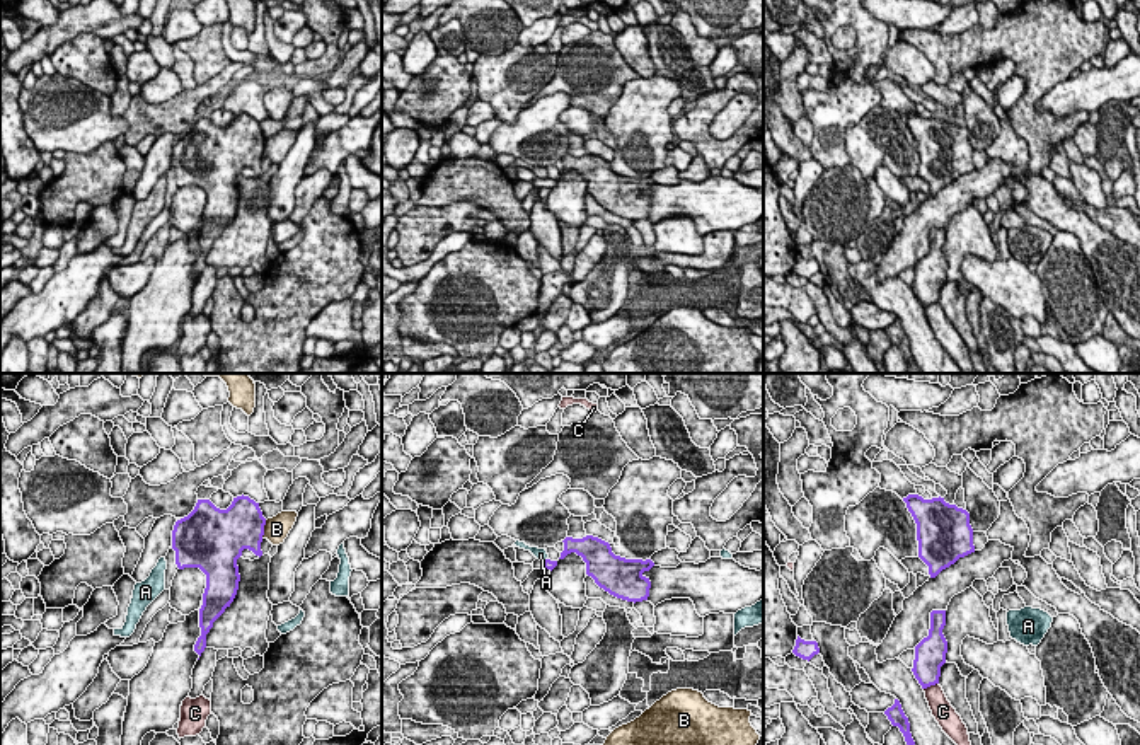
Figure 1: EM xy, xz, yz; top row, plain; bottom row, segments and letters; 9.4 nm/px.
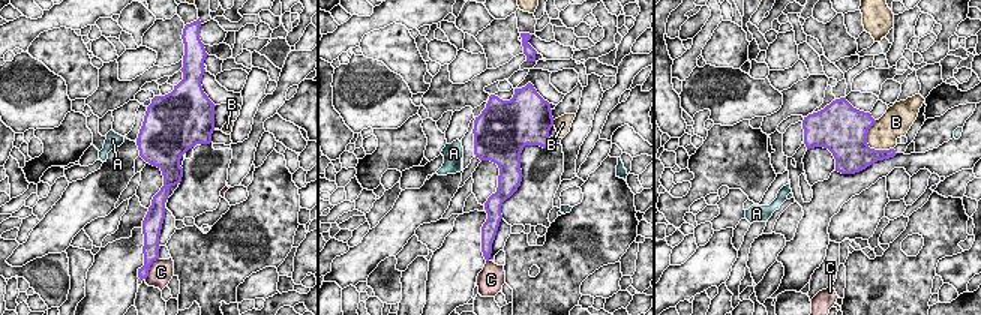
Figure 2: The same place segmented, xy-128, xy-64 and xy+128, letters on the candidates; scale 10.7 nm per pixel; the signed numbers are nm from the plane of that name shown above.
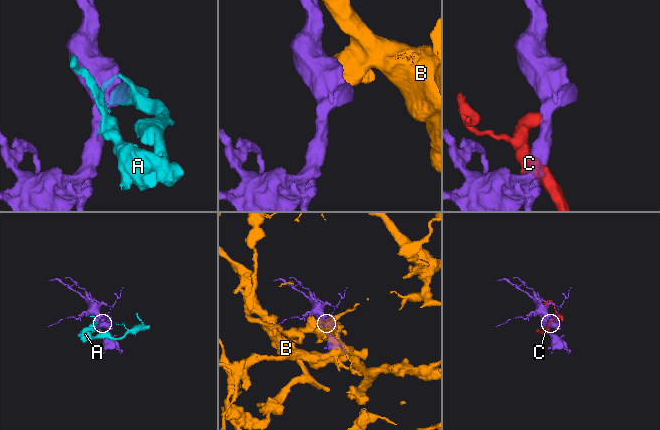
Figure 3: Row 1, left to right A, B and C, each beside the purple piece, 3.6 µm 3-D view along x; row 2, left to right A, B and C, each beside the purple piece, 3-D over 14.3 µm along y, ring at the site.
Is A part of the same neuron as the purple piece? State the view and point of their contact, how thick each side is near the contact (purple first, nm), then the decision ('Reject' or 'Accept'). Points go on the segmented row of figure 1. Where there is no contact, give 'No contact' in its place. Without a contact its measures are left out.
Touches purple at xz (546, 560). Thickness 100 nm (purple) against 100 nm. Reject

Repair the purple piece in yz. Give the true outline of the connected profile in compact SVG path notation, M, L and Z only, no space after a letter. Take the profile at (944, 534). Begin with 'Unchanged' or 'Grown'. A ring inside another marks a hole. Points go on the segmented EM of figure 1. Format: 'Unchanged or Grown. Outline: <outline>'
Unchanged. Outline: M903 498L917 523L918 557L929 566L930 578L975 552L970 513L944 498Z

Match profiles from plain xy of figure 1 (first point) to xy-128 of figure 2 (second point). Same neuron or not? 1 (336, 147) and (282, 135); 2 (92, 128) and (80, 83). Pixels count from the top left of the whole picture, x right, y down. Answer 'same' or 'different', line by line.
1: different
2: different

